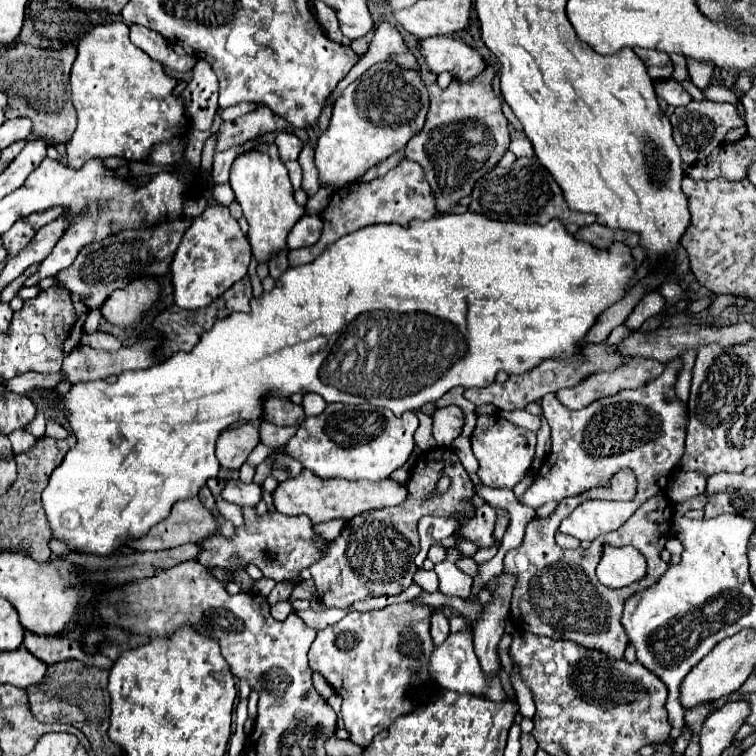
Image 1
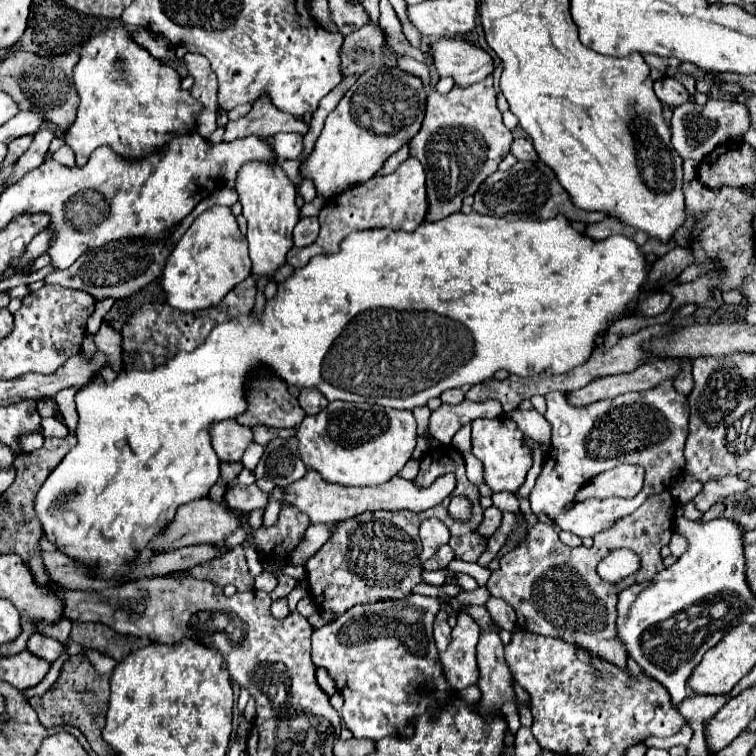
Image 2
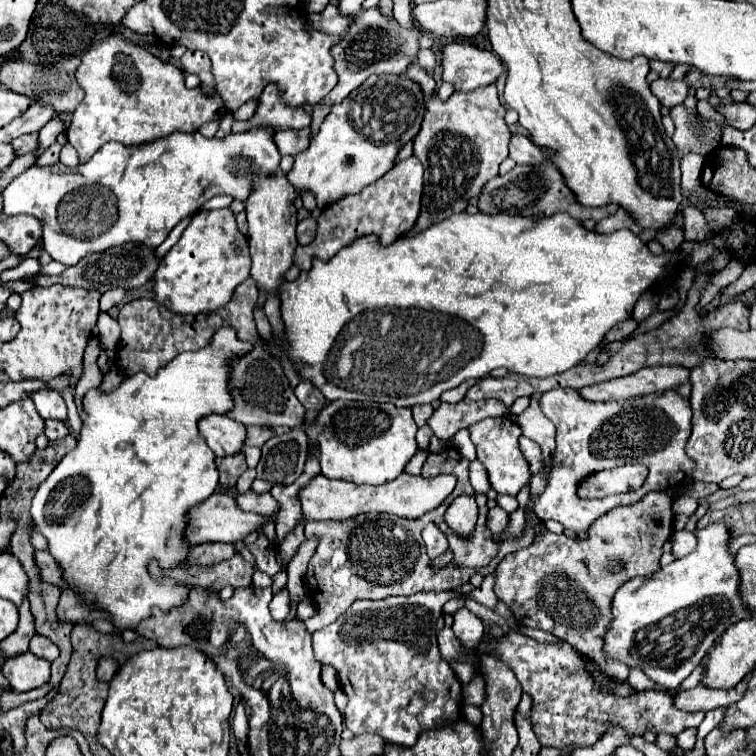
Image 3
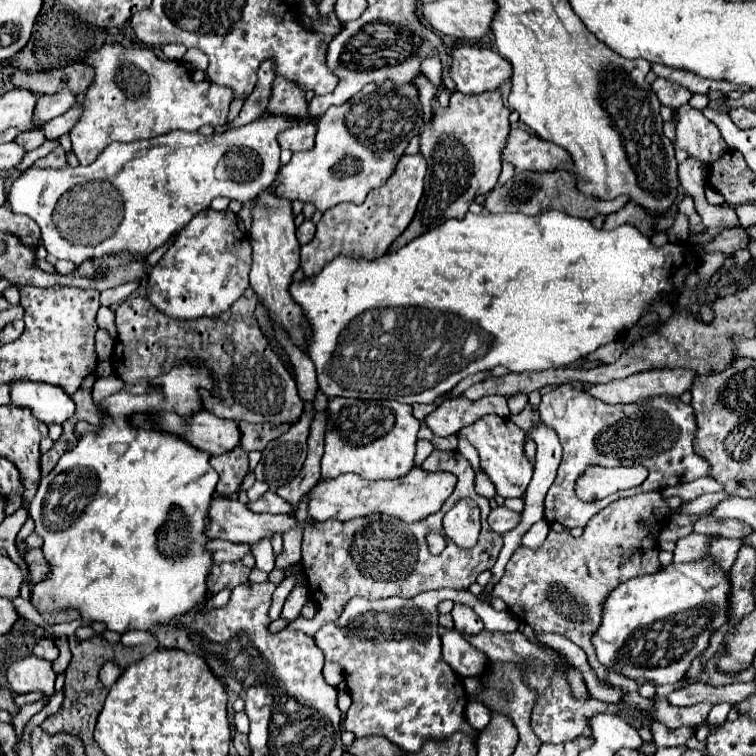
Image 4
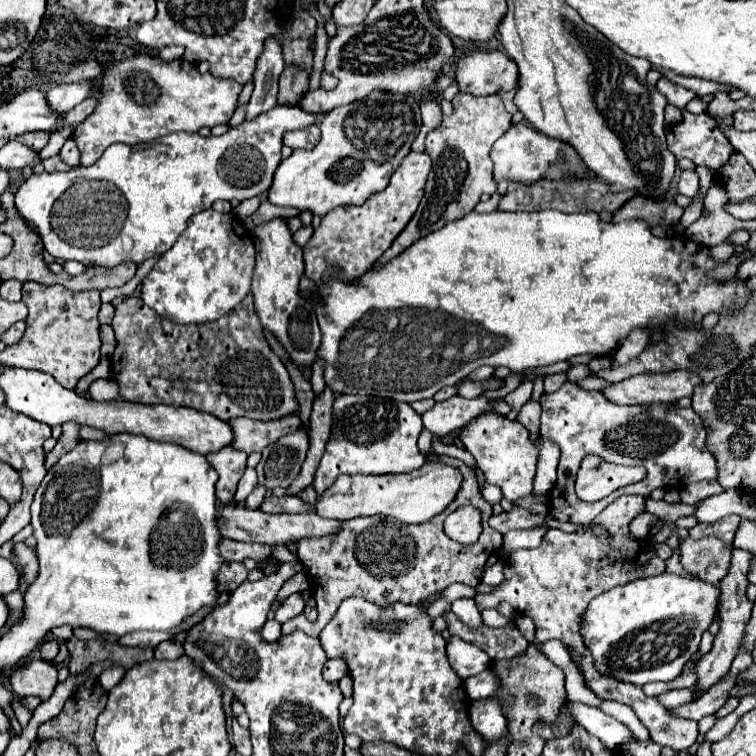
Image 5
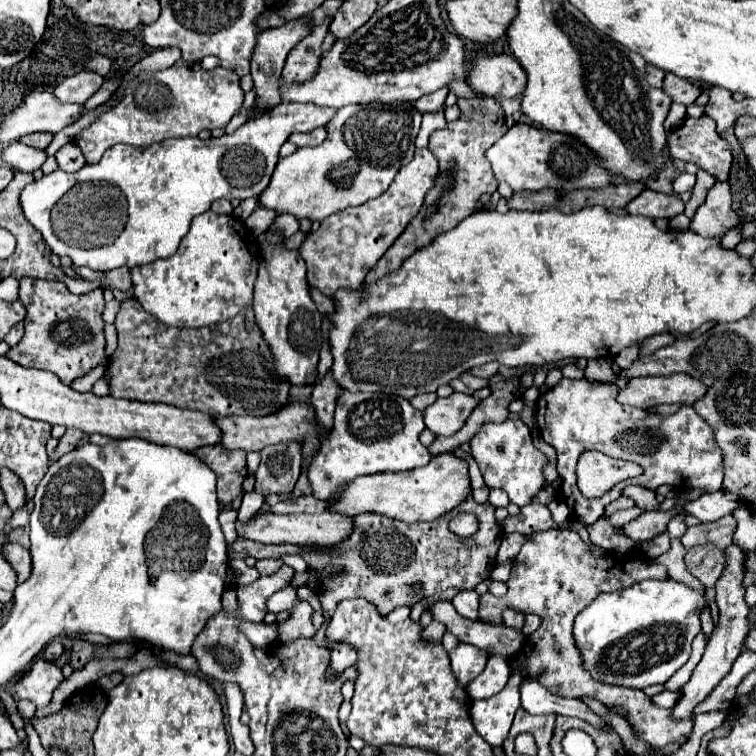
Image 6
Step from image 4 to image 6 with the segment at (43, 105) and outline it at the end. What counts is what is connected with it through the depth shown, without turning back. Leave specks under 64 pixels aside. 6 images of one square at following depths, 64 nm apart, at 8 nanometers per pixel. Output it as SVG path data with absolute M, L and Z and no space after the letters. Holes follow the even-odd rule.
M78 72L70 78L64 78L54 88L54 96L66 104L84 104L96 92L96 88L100 88L100 84L102 76L94 72Z

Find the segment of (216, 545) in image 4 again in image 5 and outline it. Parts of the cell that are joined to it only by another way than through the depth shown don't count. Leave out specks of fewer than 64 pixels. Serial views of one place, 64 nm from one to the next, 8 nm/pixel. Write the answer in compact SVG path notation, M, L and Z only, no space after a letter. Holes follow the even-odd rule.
M228 538L220 540L220 556L224 556L226 562L242 562L246 558L254 558L258 562L262 558L268 558L270 554L272 548L264 544L248 544L248 542L236 542Z

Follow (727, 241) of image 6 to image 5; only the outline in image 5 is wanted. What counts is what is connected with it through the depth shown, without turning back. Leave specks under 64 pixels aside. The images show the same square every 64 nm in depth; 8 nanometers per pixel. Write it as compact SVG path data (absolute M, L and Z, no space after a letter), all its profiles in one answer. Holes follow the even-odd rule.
M727 241L710 248L712 257L718 262L727 261L733 254L735 247Z

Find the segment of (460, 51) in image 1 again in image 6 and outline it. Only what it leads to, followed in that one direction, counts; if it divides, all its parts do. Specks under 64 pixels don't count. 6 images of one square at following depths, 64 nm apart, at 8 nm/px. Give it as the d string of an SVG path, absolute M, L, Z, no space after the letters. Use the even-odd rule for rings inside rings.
M508 54L480 56L468 68L466 84L476 94L520 98L526 88L526 74L522 66Z

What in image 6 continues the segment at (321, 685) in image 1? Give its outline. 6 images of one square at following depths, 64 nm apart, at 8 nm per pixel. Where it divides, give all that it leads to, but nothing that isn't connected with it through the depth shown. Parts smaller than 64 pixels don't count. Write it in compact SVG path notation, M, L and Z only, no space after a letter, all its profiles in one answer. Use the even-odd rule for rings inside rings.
M336 644L336 648L332 648L332 658L328 664L328 672L334 676L340 676L346 668L354 666L354 662L358 660L354 648L350 644Z

